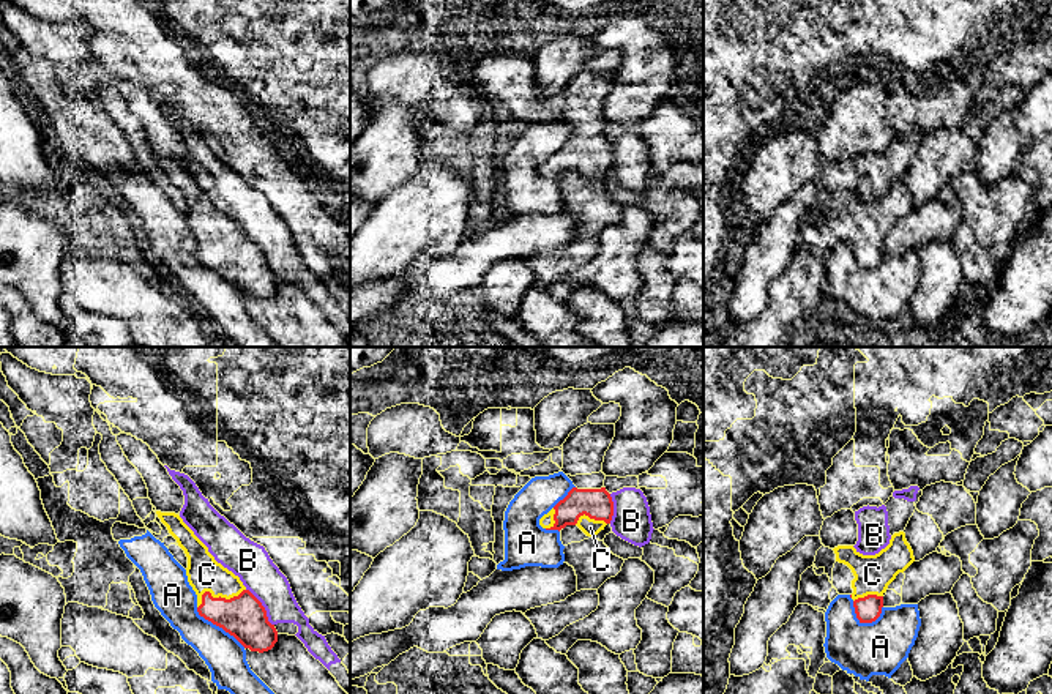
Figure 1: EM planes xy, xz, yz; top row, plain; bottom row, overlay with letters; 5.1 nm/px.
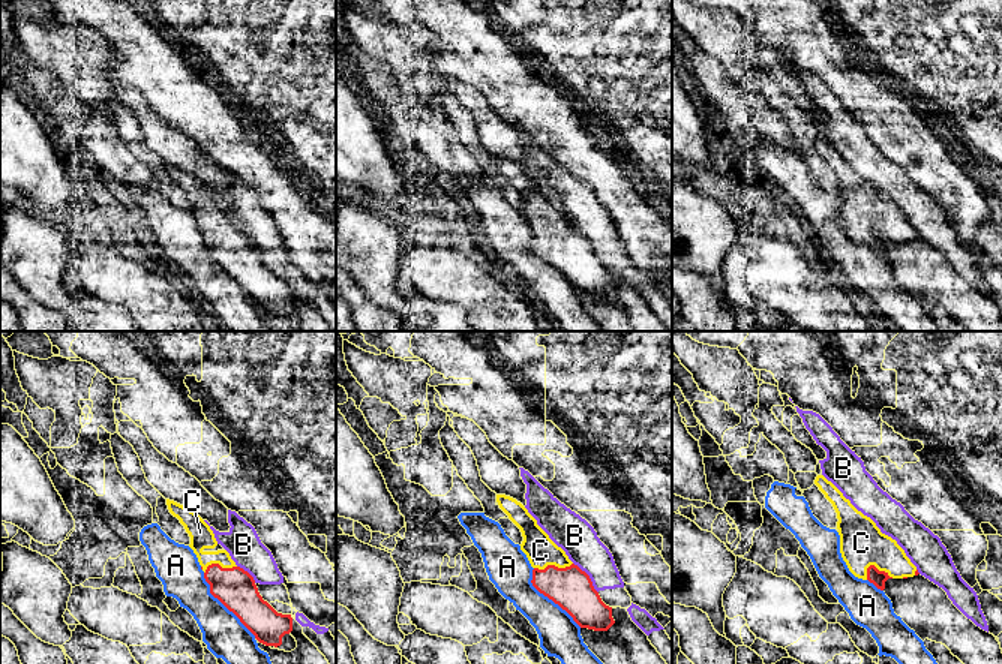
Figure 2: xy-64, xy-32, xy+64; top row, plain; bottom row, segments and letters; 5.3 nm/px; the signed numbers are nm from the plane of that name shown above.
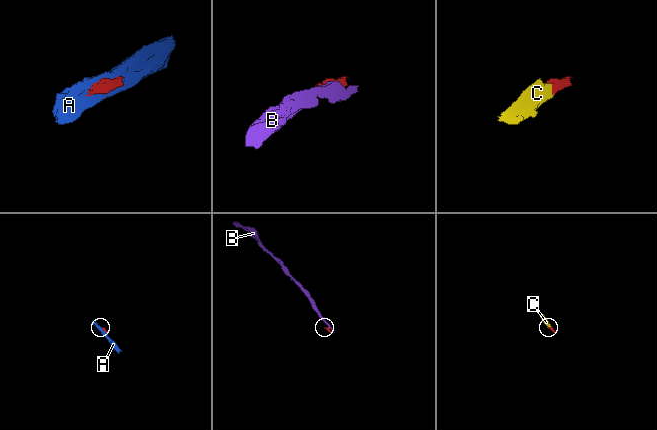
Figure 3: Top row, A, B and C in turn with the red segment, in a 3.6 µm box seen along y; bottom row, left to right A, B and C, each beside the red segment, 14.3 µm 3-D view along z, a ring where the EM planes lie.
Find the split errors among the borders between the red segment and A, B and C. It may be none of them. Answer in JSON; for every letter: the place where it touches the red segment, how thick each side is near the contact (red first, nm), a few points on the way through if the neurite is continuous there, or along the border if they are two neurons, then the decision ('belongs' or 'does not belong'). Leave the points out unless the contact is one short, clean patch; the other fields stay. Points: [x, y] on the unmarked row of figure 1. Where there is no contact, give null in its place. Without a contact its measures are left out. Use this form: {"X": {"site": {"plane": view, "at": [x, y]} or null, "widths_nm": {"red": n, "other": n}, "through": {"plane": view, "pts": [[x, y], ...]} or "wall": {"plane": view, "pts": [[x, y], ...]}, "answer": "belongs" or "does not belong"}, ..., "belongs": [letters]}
{"A": {"site": {"plane": "xy", "at": [220, 273]}, "widths_nm": {"red": 220, "other": 200}, "answer": "does not belong"}, "B": {"site": {"plane": "xy", "at": [264, 254]}, "widths_nm": {"red": 220, "other": 190}, "wall": {"plane": "xy", "pts": [[246, 235], [261, 249], [273, 272]]}, "answer": "does not belong"}, "C": {"site": {"plane": "xy", "at": [216, 245]}, "widths_nm": {"red": 220, "other": 180}, "through": {"plane": "xy", "pts": [[243, 264], [216, 245], [216, 234], [204, 220]]}, "answer": "belongs"}, "belongs": ["C"]}

